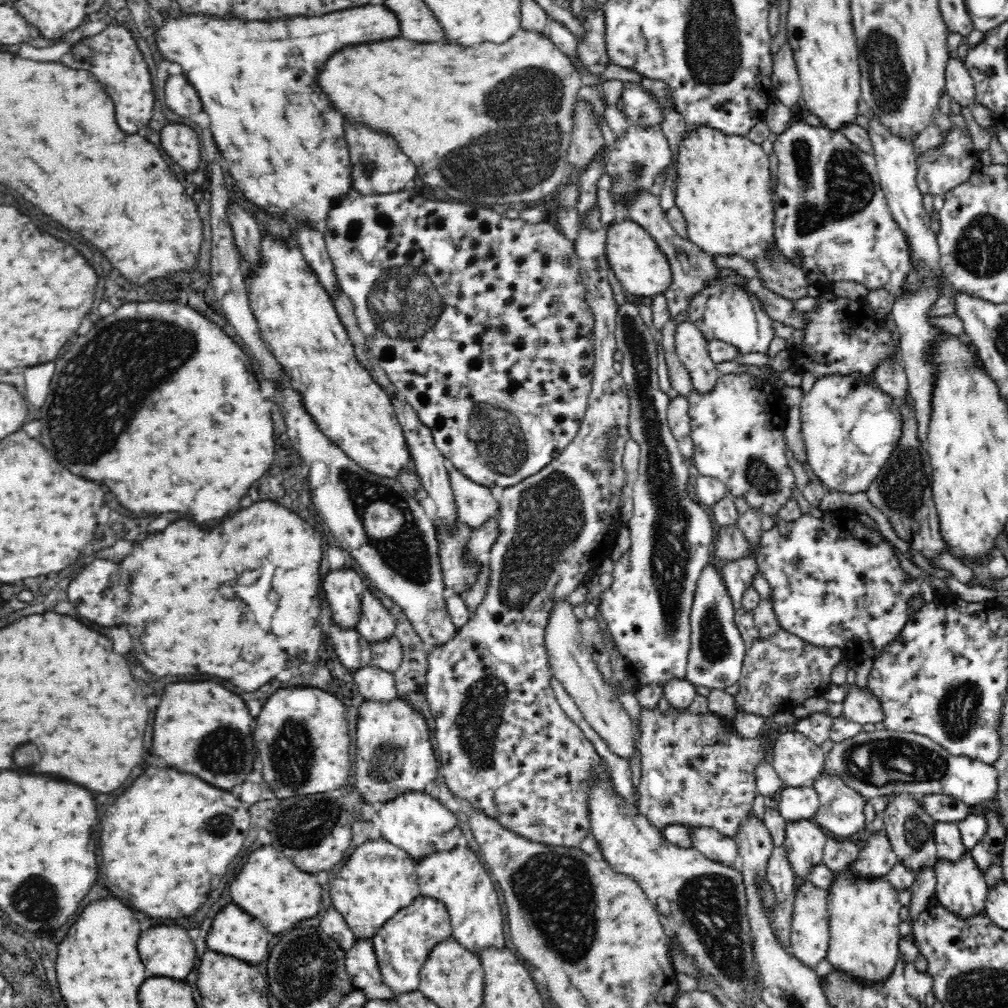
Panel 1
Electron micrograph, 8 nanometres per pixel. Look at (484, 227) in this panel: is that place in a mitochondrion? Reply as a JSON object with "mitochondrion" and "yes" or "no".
{"mitochondrion":"no"}

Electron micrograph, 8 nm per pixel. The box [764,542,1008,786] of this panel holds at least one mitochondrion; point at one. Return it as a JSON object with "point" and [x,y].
{"point":[961,706]}

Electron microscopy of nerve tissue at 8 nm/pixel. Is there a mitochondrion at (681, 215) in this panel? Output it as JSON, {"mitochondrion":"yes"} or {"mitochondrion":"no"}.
{"mitochondrion":"no"}

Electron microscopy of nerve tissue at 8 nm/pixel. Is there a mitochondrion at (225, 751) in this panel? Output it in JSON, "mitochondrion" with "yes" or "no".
{"mitochondrion":"yes"}

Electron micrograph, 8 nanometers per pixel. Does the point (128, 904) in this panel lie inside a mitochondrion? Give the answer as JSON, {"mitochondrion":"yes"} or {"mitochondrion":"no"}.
{"mitochondrion":"no"}

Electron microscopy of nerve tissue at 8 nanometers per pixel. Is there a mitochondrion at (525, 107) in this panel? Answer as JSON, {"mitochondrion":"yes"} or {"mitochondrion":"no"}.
{"mitochondrion":"yes"}

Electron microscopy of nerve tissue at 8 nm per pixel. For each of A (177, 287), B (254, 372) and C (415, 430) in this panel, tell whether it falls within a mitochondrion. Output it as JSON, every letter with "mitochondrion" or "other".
{"A":"other","B":"other","C":"other"}

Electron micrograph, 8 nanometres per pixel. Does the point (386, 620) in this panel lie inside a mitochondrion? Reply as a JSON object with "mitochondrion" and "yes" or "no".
{"mitochondrion":"no"}

